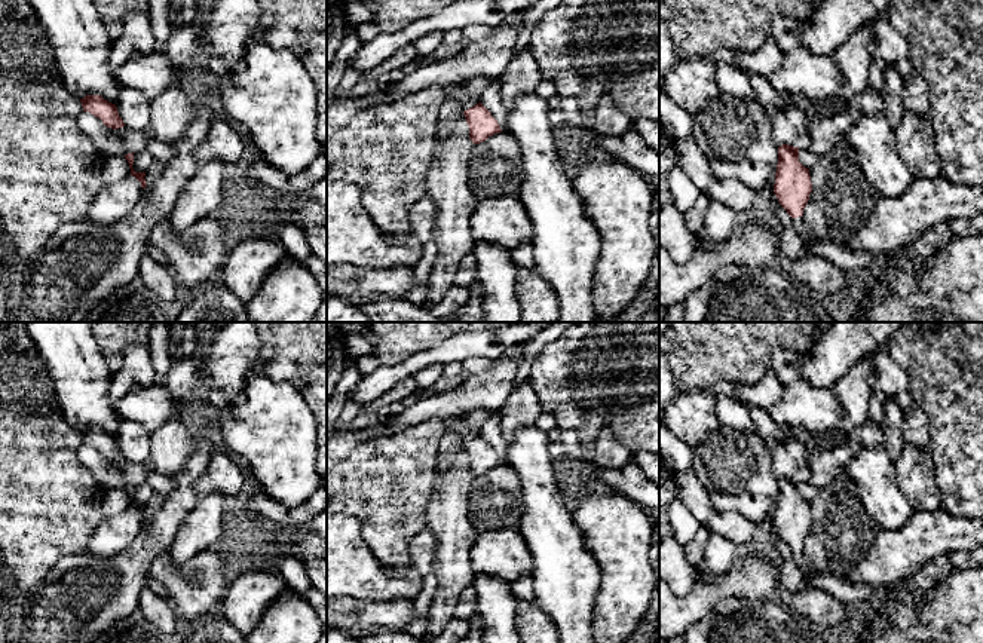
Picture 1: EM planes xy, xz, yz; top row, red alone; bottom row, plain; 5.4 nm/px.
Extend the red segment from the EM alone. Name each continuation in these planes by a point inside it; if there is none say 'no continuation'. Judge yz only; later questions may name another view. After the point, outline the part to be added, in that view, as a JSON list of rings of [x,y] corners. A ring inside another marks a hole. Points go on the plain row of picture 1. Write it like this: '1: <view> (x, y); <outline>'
1: yz (799, 557); [[[803,549],[793,551],[793,558],[794,558],[796,564],[800,567],[805,579],[814,576],[814,569],[806,561]]]

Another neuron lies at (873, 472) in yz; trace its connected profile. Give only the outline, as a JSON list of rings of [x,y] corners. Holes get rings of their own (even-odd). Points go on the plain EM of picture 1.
[[[884,445],[861,447],[843,471],[855,484],[860,500],[876,529],[898,530],[910,520],[915,509],[898,487],[894,460]]]

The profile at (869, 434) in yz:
[[[869,419],[851,431],[843,444],[854,444],[866,448],[876,448],[885,444],[885,435],[882,432],[881,423],[873,423]]]

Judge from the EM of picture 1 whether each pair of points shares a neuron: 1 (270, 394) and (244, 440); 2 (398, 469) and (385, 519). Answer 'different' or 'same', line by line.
1: same
2: same

